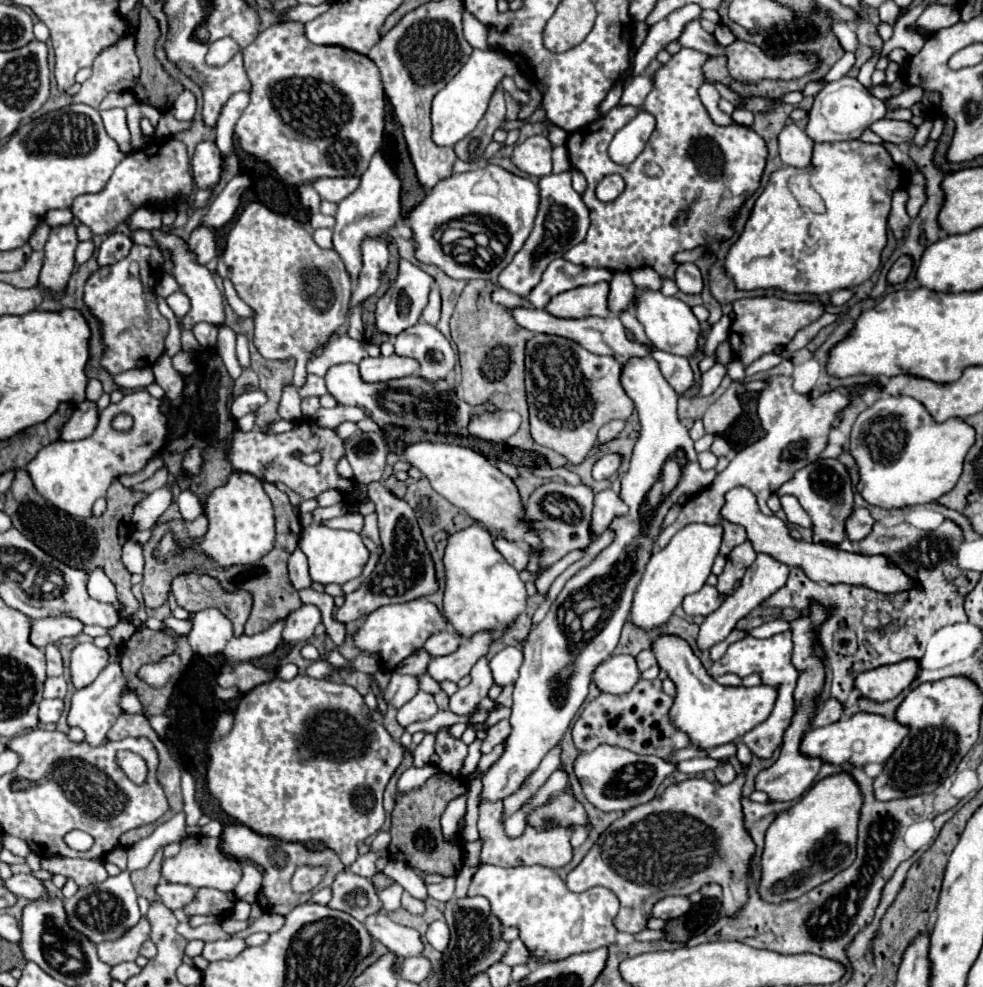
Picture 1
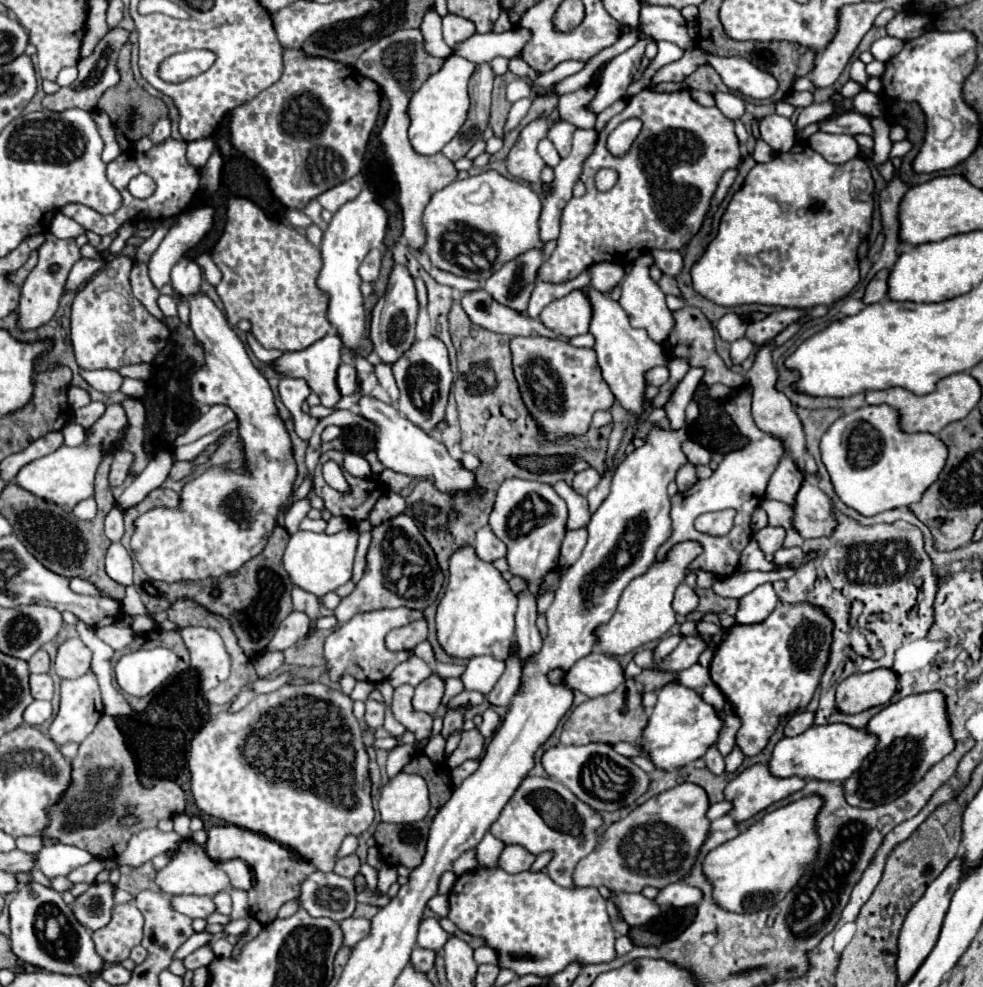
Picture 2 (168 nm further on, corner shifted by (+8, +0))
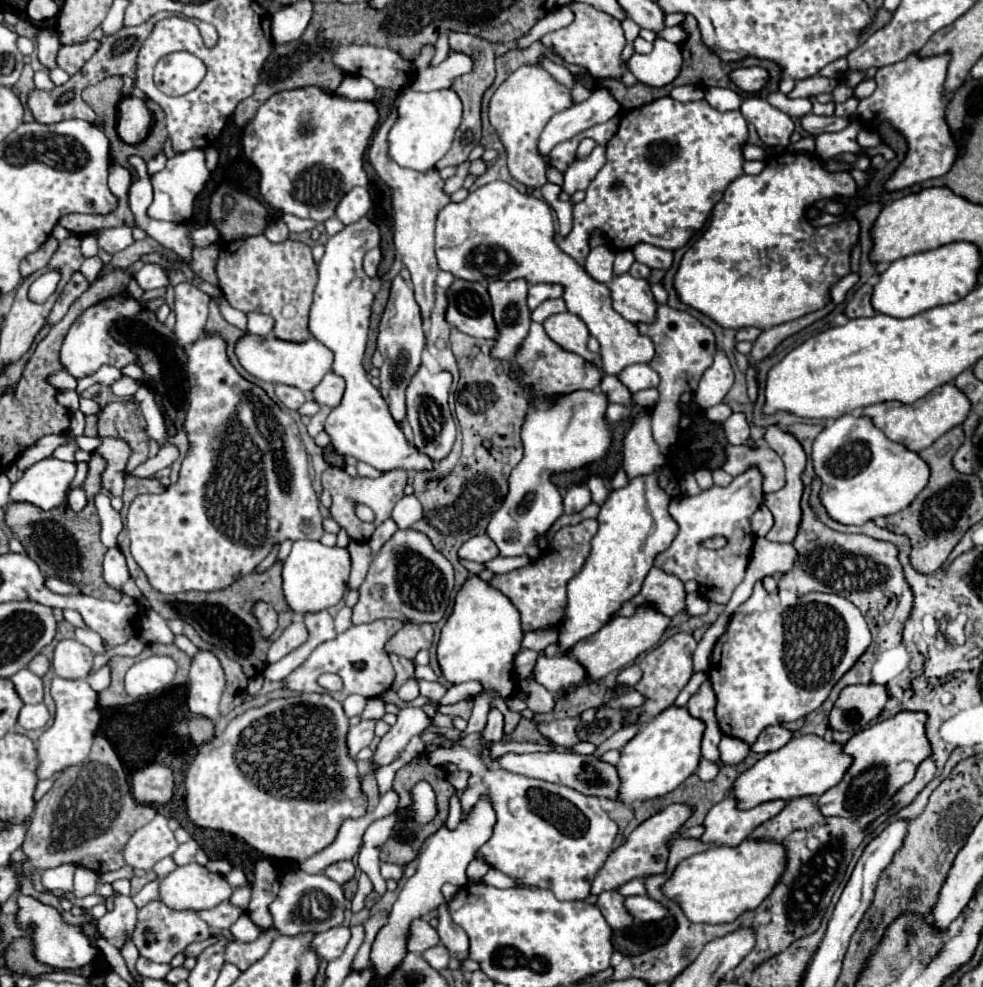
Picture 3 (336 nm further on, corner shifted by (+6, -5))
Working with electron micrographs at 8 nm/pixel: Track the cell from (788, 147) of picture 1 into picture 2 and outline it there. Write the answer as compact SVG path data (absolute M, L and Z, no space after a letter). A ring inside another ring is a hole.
M770 114L764 116L760 122L760 138L774 150L774 152L788 152L788 148L794 146L796 142L796 128L790 122L790 118Z

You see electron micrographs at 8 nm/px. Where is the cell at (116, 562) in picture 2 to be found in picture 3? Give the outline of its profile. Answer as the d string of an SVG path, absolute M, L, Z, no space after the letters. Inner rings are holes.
M118 547L108 549L108 553L104 557L104 581L110 587L122 591L124 595L130 595L134 599L142 597L140 589L136 587L134 579L130 577L130 571L126 567L126 559L124 559L124 555L122 555L122 551Z

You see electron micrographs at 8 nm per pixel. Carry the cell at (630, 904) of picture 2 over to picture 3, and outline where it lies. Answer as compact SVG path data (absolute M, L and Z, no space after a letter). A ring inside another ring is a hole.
M606 891L598 897L598 907L604 915L604 919L608 921L608 925L612 929L626 929L630 925L634 925L634 917L630 917L630 913L626 913L626 905L624 905L626 897L620 895L618 891Z

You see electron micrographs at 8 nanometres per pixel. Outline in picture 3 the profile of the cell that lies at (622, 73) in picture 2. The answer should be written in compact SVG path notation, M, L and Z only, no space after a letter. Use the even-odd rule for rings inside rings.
M598 87L584 103L576 103L570 109L556 113L548 127L540 135L540 153L548 155L554 145L572 139L580 131L586 131L592 125L606 123L608 119L620 113L620 103L614 99L608 87Z

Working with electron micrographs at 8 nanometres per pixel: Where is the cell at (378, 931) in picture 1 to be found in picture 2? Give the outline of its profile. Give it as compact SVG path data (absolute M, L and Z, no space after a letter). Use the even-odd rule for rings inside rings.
M346 918L340 922L340 930L344 936L344 946L356 946L364 936L368 936L368 924L366 918Z

